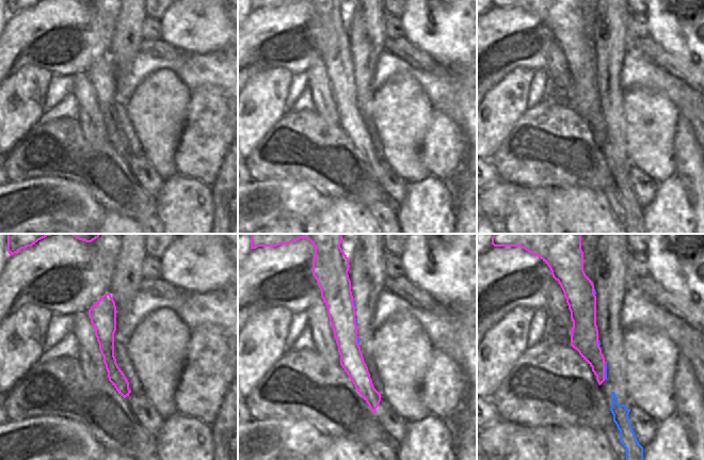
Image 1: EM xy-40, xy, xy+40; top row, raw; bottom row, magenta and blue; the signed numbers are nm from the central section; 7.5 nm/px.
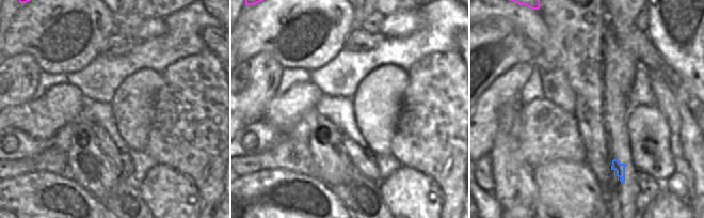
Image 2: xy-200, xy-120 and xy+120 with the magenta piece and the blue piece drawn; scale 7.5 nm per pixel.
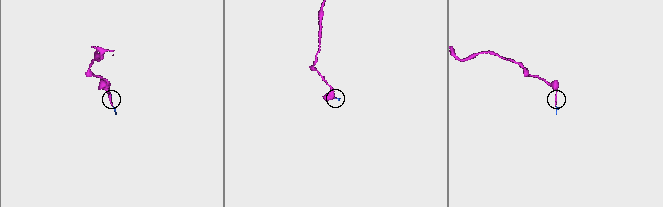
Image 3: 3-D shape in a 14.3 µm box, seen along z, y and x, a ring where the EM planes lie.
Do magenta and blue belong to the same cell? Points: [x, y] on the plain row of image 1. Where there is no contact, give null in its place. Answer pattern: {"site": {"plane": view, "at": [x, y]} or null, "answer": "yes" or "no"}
{"site": {"plane": "xy+40", "at": [604, 131]}, "answer": "yes"}

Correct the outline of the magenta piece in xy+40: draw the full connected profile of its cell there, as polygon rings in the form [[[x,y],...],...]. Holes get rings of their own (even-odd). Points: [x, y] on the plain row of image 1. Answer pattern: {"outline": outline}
{"outline": [[[492,0],[492,5],[521,7],[549,28],[571,73],[571,107],[592,128],[601,146],[607,141],[607,125],[598,101],[596,52],[583,32],[581,0]]]}

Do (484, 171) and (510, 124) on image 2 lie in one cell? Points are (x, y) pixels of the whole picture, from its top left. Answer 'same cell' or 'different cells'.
different cells

